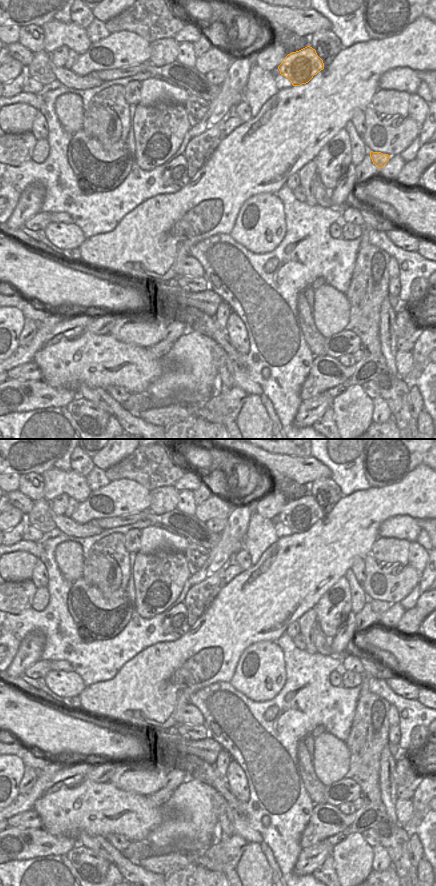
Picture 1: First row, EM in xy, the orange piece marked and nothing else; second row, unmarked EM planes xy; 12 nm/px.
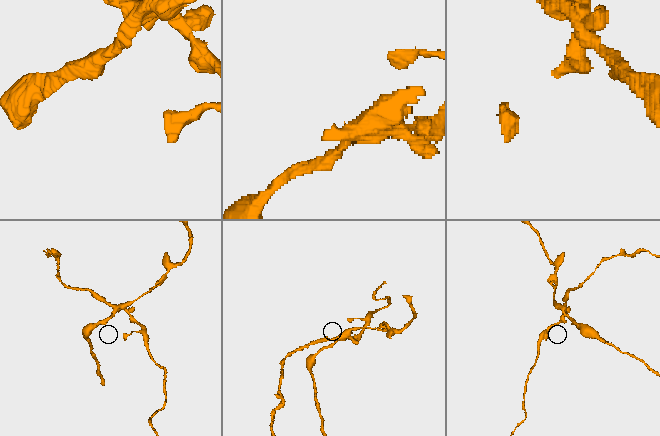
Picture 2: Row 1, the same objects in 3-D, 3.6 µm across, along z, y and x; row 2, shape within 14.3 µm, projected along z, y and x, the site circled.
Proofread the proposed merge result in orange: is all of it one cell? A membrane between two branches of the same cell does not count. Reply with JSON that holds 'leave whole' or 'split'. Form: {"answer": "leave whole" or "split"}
{"answer": "split"}

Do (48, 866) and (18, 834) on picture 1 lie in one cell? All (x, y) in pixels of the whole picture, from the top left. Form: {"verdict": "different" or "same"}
{"verdict": "different"}

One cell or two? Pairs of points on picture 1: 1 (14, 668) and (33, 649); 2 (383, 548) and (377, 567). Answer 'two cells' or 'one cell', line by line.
1: one cell
2: two cells

